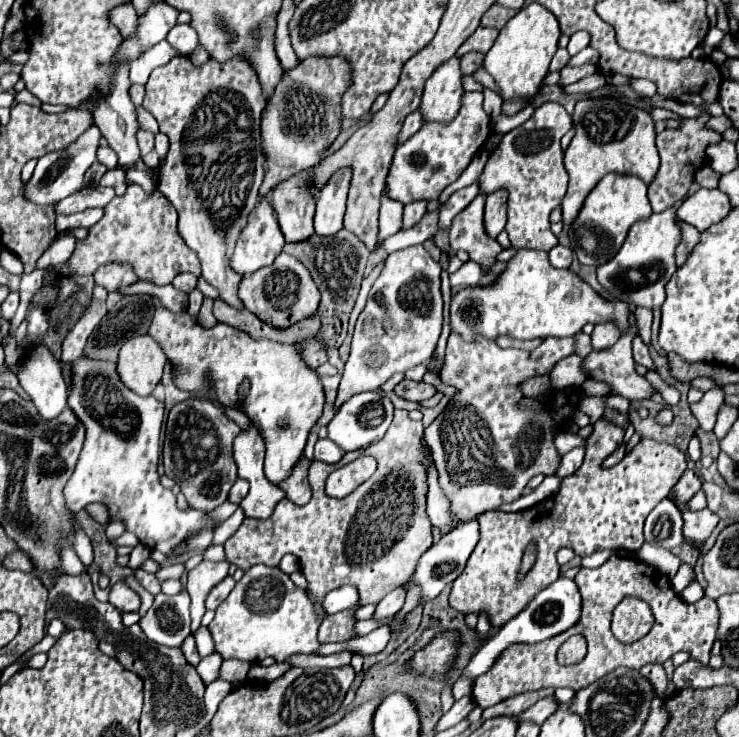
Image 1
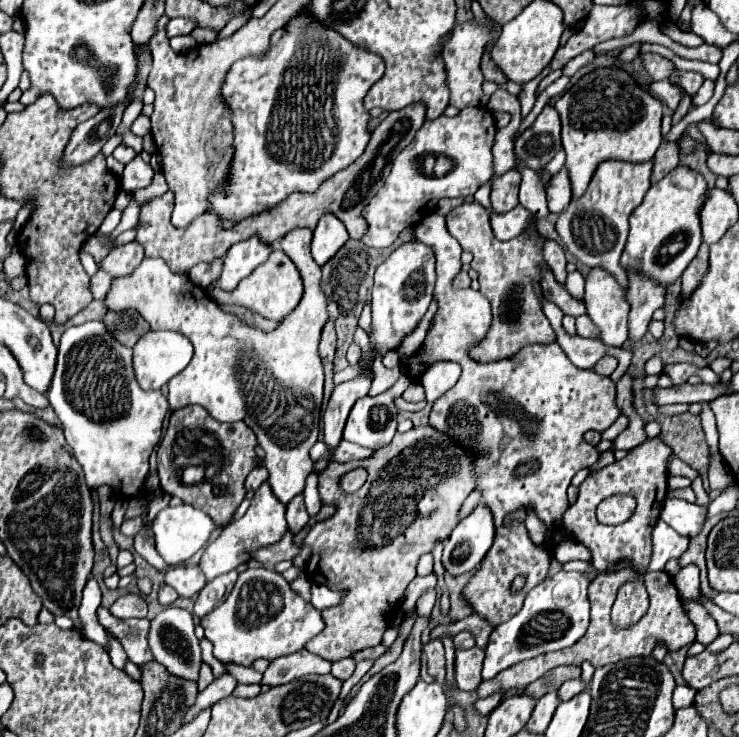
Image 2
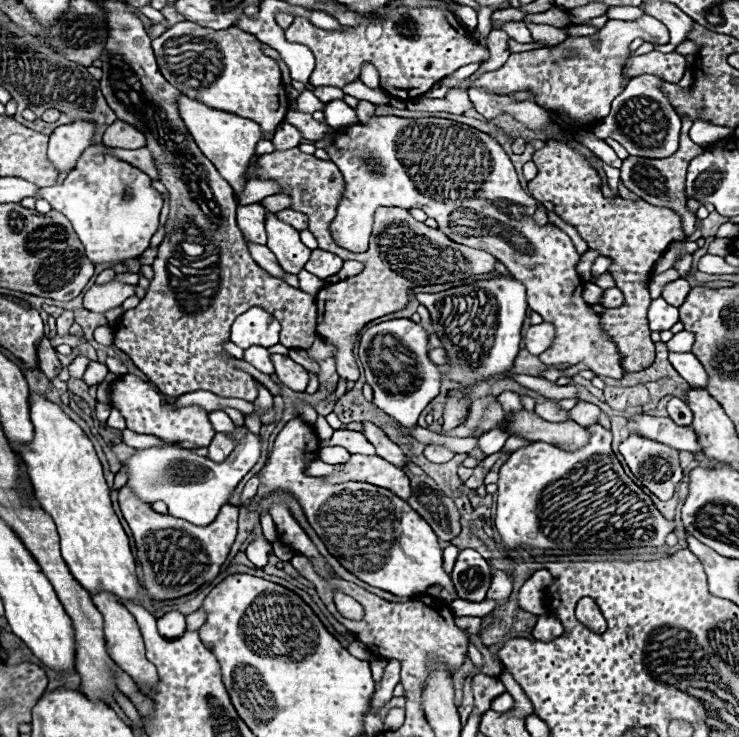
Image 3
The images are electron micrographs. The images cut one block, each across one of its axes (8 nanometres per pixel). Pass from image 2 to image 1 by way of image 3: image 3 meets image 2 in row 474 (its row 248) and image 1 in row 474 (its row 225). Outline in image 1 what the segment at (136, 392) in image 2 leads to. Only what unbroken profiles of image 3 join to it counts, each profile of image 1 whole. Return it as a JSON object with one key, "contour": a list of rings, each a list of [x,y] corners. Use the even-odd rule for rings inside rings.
{"contour":[[[78,358],[74,362],[74,378],[72,378],[72,394],[68,396],[68,406],[80,416],[80,420],[86,424],[86,442],[84,442],[84,448],[82,448],[82,454],[76,462],[76,468],[74,468],[74,474],[72,478],[66,482],[62,494],[64,494],[64,500],[66,500],[66,506],[72,510],[72,512],[78,512],[82,510],[86,504],[90,502],[100,502],[108,508],[108,514],[110,514],[110,520],[108,524],[112,522],[122,522],[126,526],[126,532],[132,532],[138,536],[140,544],[148,546],[150,550],[160,550],[162,554],[170,554],[172,548],[176,548],[180,542],[184,542],[192,532],[196,532],[198,528],[202,528],[204,524],[204,516],[206,512],[200,512],[200,510],[178,510],[176,508],[176,496],[172,494],[172,490],[166,490],[162,484],[160,484],[160,476],[158,476],[158,458],[160,458],[160,426],[162,426],[162,416],[164,416],[164,404],[158,402],[154,396],[136,396],[134,392],[130,392],[120,380],[118,380],[118,374],[114,372],[114,362],[100,362],[100,360],[86,360],[86,358]]]}

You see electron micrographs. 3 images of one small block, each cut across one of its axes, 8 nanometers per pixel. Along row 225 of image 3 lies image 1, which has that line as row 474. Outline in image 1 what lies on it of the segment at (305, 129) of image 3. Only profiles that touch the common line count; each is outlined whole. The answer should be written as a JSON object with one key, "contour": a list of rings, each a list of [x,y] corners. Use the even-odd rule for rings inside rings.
{"contour":[[[450,334],[440,378],[444,380],[444,384],[452,384],[458,390],[458,394],[450,400],[446,410],[428,426],[426,442],[434,454],[440,488],[444,496],[450,500],[450,514],[458,520],[458,524],[464,524],[472,520],[472,516],[476,518],[488,512],[490,508],[500,508],[502,504],[518,500],[532,476],[536,474],[548,476],[556,472],[560,456],[552,444],[552,426],[562,428],[570,420],[574,406],[578,404],[578,388],[552,392],[548,410],[542,414],[534,414],[518,410],[516,402],[520,400],[522,394],[516,388],[516,384],[520,384],[530,376],[550,372],[560,358],[570,354],[574,354],[572,338],[546,338],[536,350],[524,352],[524,350],[502,350],[488,340],[478,340],[470,344],[464,342],[458,334]],[[362,456],[328,476],[326,494],[332,498],[344,498],[354,492],[360,484],[364,484],[376,470],[376,460],[372,456]]]}

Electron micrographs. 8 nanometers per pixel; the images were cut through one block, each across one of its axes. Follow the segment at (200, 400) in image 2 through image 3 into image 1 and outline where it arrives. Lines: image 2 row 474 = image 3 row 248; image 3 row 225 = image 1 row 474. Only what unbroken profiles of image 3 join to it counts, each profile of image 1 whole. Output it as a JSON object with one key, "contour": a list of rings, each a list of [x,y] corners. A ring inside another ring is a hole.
{"contour":[[[158,300],[148,334],[162,346],[170,362],[174,362],[176,384],[182,390],[200,390],[208,394],[208,388],[214,388],[222,404],[232,404],[232,400],[238,398],[238,384],[244,378],[250,380],[250,394],[244,400],[244,410],[266,442],[266,478],[272,484],[280,484],[290,474],[290,468],[294,468],[294,460],[302,454],[308,432],[324,408],[320,378],[302,362],[300,344],[284,346],[270,340],[254,340],[246,332],[220,322],[206,330],[188,314],[166,310]]]}

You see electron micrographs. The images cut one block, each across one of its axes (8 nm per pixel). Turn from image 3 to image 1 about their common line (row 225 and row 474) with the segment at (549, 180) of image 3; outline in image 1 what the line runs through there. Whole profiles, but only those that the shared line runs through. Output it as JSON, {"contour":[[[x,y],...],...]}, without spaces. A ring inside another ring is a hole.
{"contour":[[[600,418],[586,438],[586,458],[582,466],[574,474],[562,478],[560,490],[552,498],[514,514],[502,510],[482,514],[478,518],[480,542],[462,576],[452,584],[450,606],[464,614],[486,610],[490,624],[498,626],[498,622],[502,624],[514,618],[548,582],[558,578],[556,553],[563,547],[575,547],[577,539],[582,539],[582,556],[608,548],[638,550],[645,542],[642,528],[646,517],[668,496],[670,488],[686,470],[686,454],[676,446],[642,438],[620,464],[602,468],[604,458],[623,443],[624,434],[622,427]],[[576,508],[580,508],[578,516]],[[530,544],[537,548],[537,561],[524,578],[518,578],[522,556]]]}

